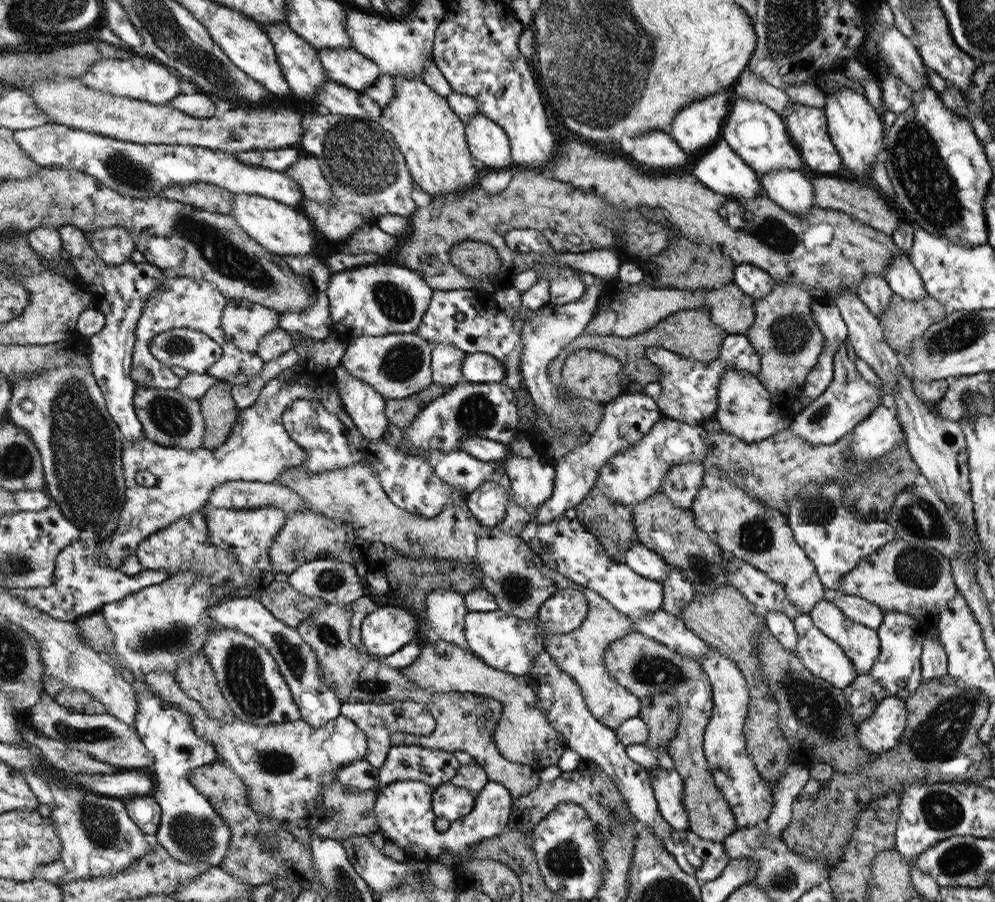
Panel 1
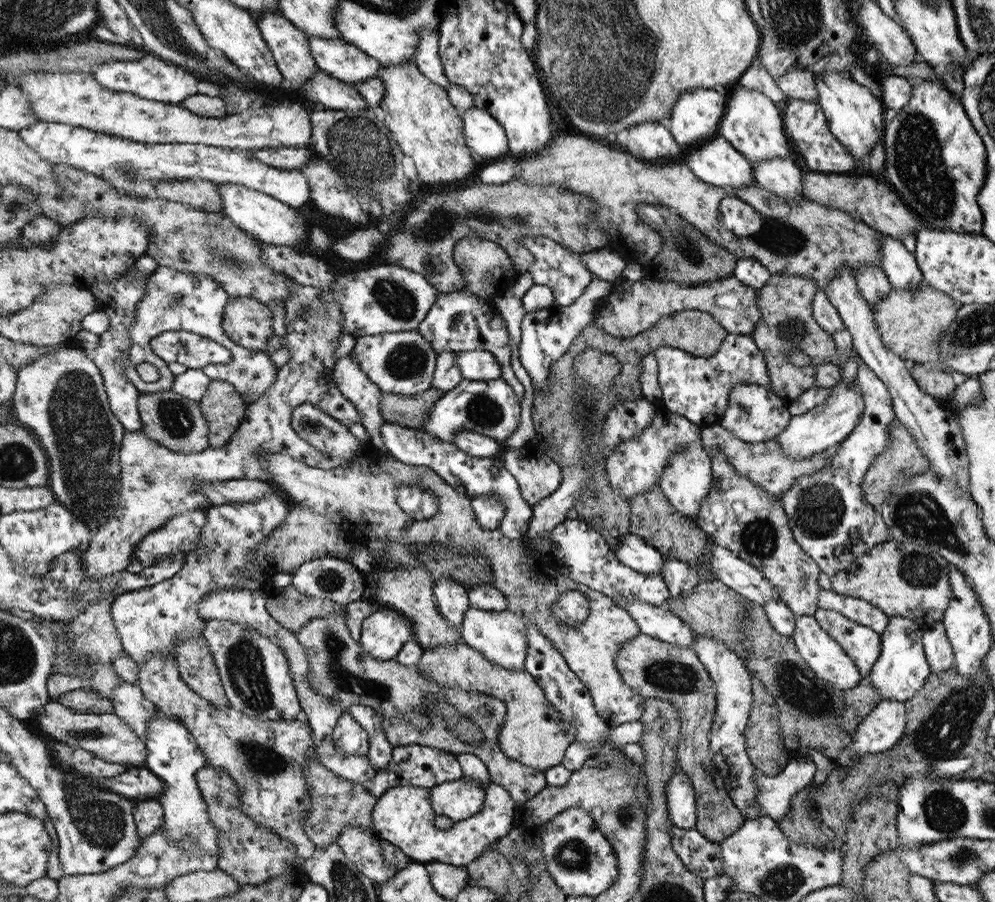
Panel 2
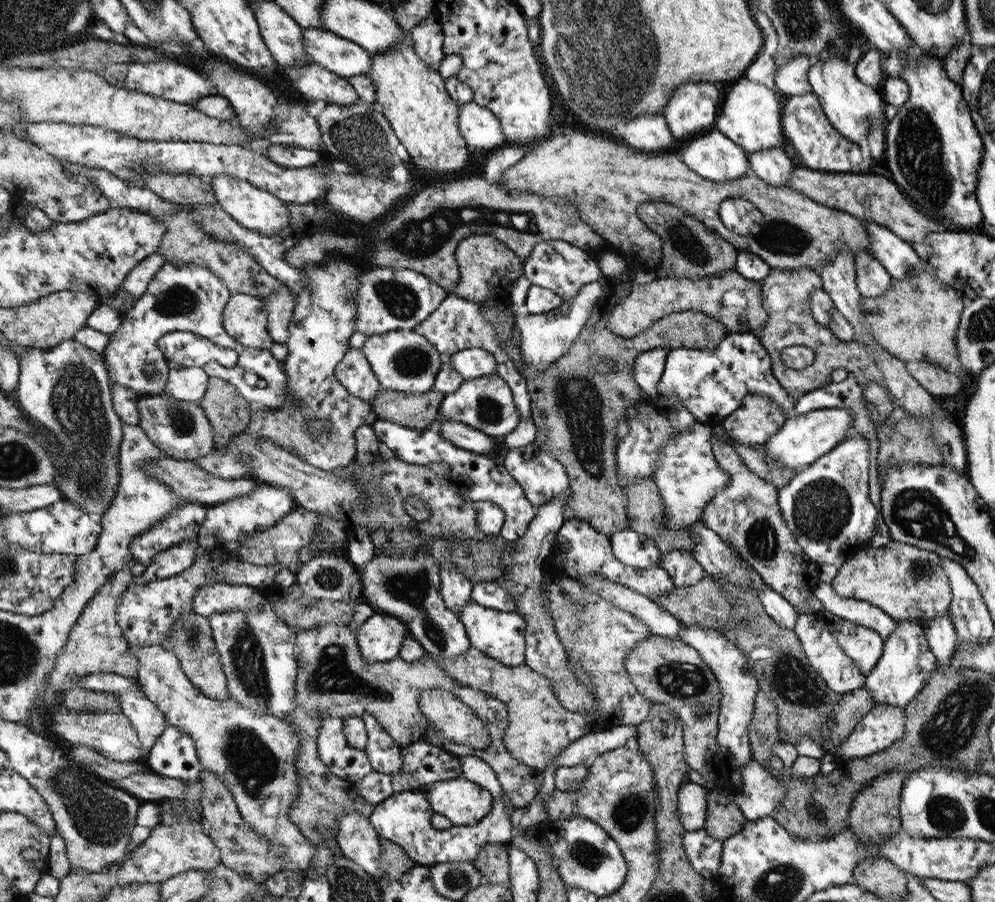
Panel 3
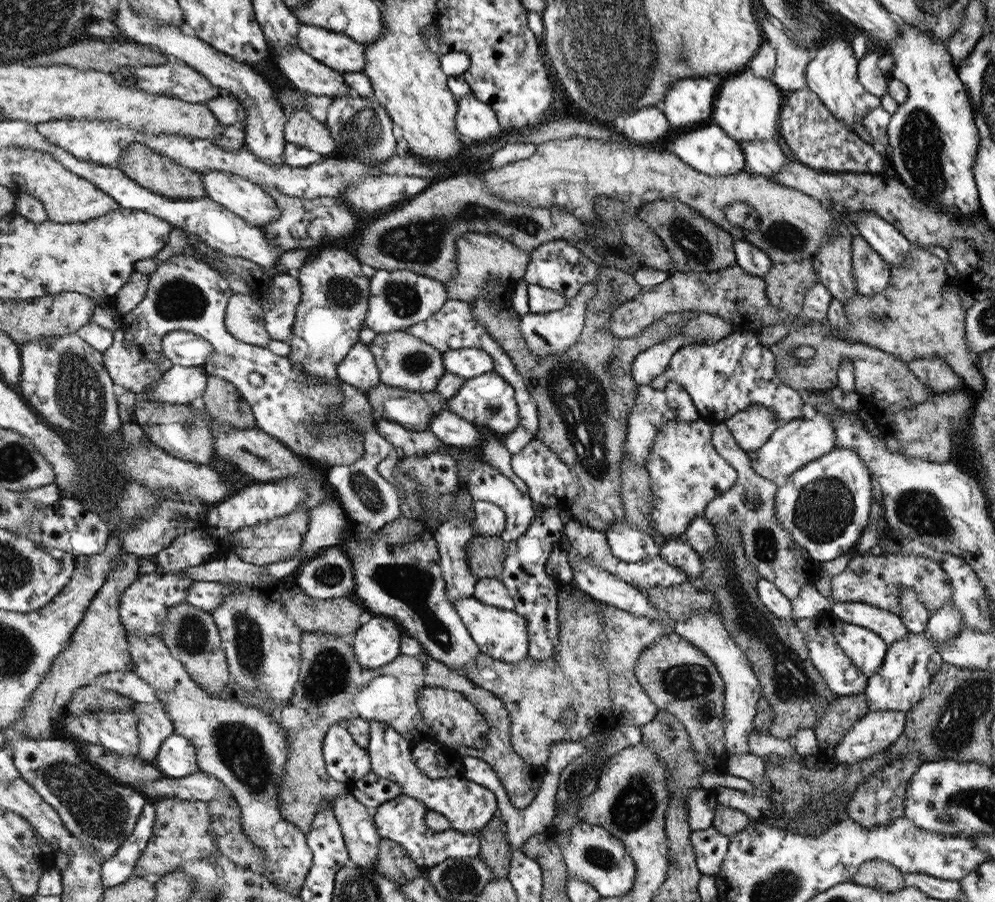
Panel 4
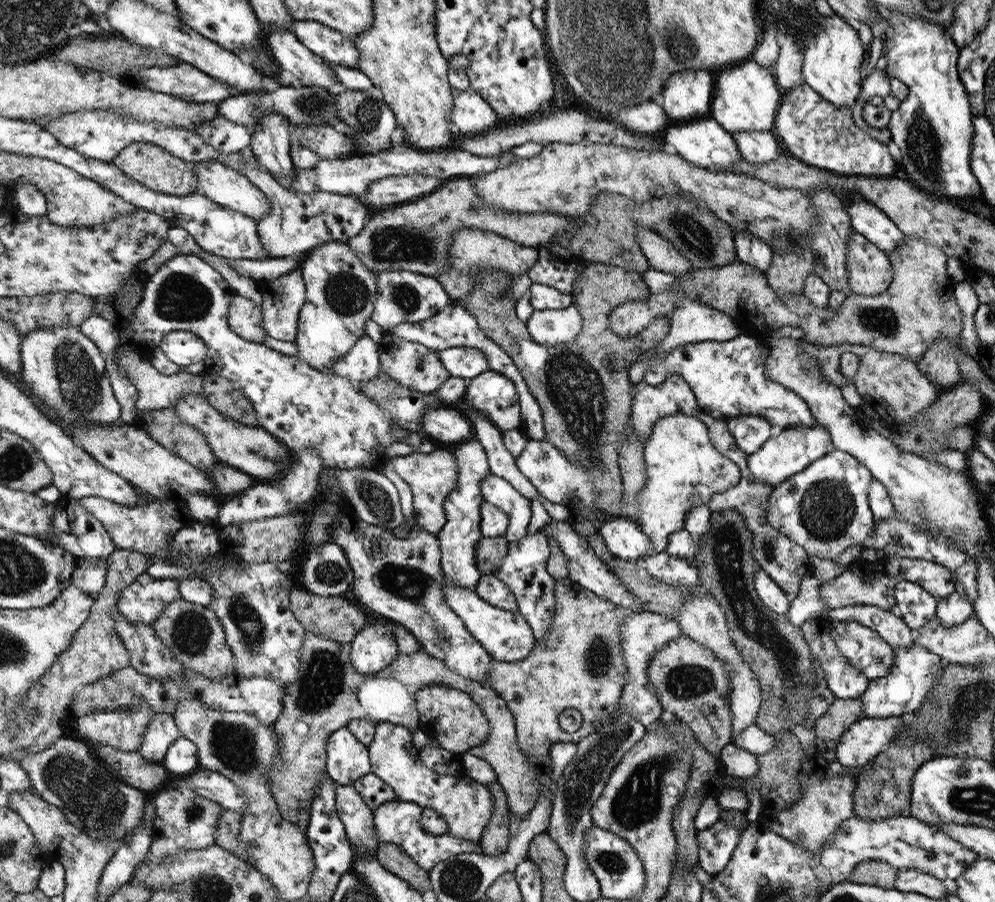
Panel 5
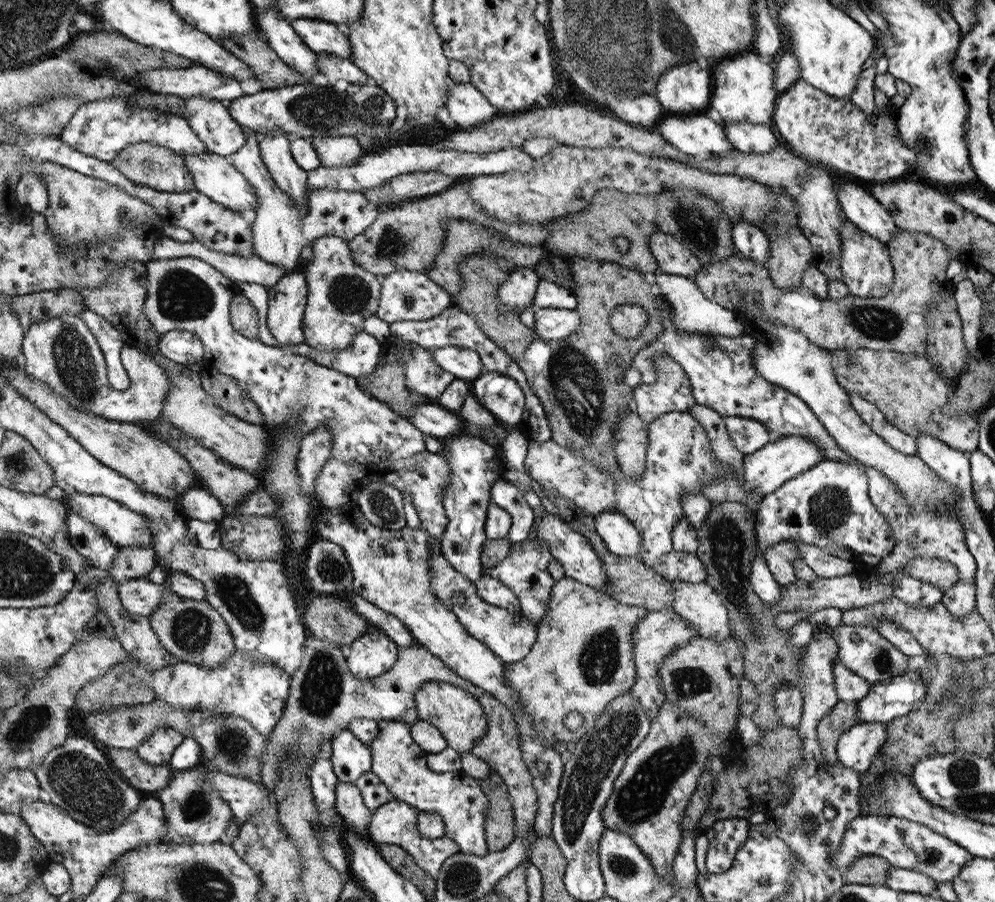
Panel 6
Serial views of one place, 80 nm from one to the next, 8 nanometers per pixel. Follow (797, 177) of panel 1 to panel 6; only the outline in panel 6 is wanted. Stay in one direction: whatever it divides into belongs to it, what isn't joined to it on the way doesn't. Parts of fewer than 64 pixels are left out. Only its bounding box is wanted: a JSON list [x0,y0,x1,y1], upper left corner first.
[723,123,781,154]

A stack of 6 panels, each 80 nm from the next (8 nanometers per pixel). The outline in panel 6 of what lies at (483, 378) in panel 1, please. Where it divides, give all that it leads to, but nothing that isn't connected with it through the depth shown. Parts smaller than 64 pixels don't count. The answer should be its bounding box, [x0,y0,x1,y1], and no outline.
[433,346,483,382]

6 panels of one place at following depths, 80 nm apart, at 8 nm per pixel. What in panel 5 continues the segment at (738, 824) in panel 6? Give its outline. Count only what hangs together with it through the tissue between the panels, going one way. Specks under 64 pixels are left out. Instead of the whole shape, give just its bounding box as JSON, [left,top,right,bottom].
[698,821,742,875]

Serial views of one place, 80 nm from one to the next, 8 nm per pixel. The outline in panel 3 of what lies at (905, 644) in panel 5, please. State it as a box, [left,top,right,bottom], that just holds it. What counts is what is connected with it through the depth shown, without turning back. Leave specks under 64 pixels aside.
[813,581,898,642]

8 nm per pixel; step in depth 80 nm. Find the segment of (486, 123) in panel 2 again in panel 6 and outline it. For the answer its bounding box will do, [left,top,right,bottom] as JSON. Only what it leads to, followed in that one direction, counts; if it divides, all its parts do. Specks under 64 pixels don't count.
[445,82,498,130]

